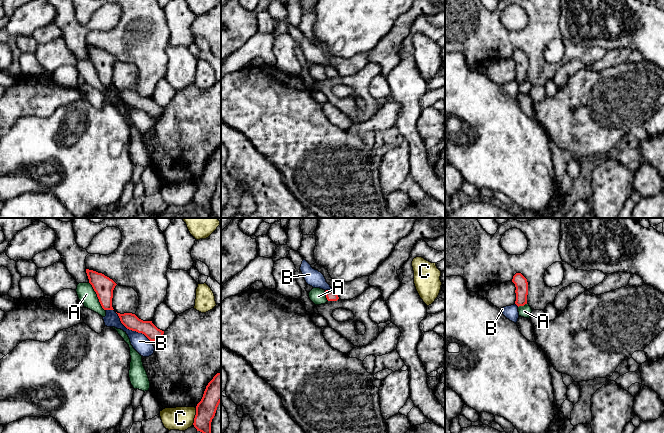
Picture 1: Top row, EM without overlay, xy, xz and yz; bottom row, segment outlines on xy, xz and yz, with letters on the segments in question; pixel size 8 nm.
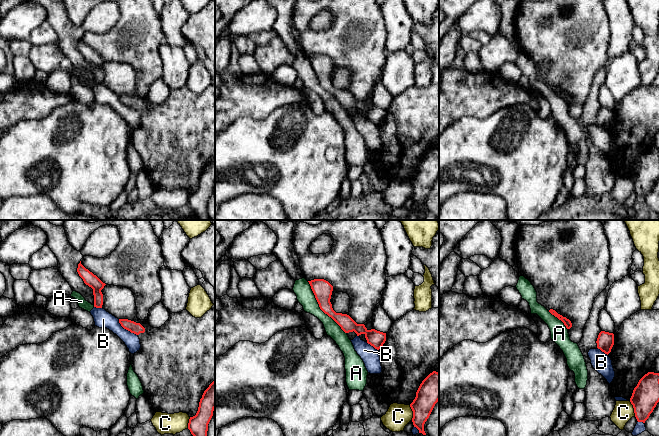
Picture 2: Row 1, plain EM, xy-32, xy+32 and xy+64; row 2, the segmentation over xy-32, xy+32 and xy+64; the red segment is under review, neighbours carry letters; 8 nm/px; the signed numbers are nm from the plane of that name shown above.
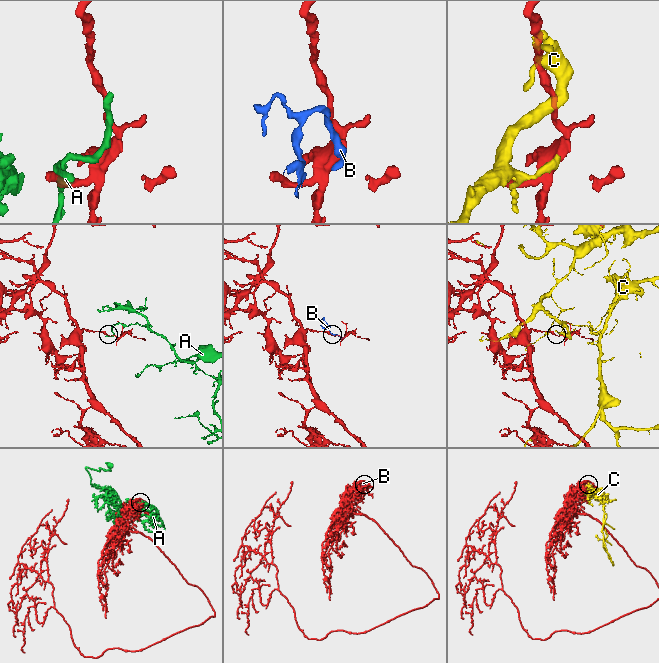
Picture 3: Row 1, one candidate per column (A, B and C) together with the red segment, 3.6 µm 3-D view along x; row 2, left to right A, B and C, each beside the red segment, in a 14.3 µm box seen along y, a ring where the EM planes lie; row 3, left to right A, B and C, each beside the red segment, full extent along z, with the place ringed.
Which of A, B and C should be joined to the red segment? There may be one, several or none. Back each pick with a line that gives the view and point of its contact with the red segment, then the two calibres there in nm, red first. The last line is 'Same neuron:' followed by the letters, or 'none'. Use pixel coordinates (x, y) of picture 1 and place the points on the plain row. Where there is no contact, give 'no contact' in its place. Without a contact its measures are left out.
Same neuron: none

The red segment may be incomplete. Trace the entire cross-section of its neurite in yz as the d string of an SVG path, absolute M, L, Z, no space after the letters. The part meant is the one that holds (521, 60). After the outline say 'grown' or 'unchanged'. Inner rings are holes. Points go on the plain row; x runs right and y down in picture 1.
M516 49L513 52L512 58L515 60L516 66L516 77L515 80L519 82L524 82L527 80L528 71L528 58L527 55L521 50Z | unchanged

